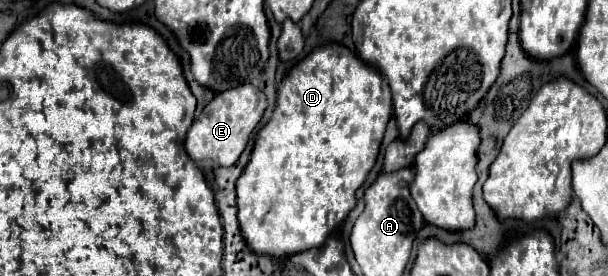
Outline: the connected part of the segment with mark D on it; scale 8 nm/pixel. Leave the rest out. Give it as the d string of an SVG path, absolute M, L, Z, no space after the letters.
M324 44L314 48L306 58L302 58L296 66L292 66L284 80L278 86L276 92L276 108L272 112L272 118L268 120L268 124L258 132L250 162L246 164L242 176L238 178L236 184L236 194L238 194L238 222L240 222L240 230L242 236L246 238L248 246L256 252L256 254L272 254L272 256L288 256L288 254L296 254L296 252L306 252L312 248L320 248L328 234L348 216L348 212L354 208L354 194L356 190L362 186L362 182L366 180L368 172L372 170L376 156L380 152L380 142L386 130L386 124L392 116L392 98L390 98L390 88L386 78L382 78L376 70L372 70L366 62L362 62L358 56L354 56L346 46L342 44Z

